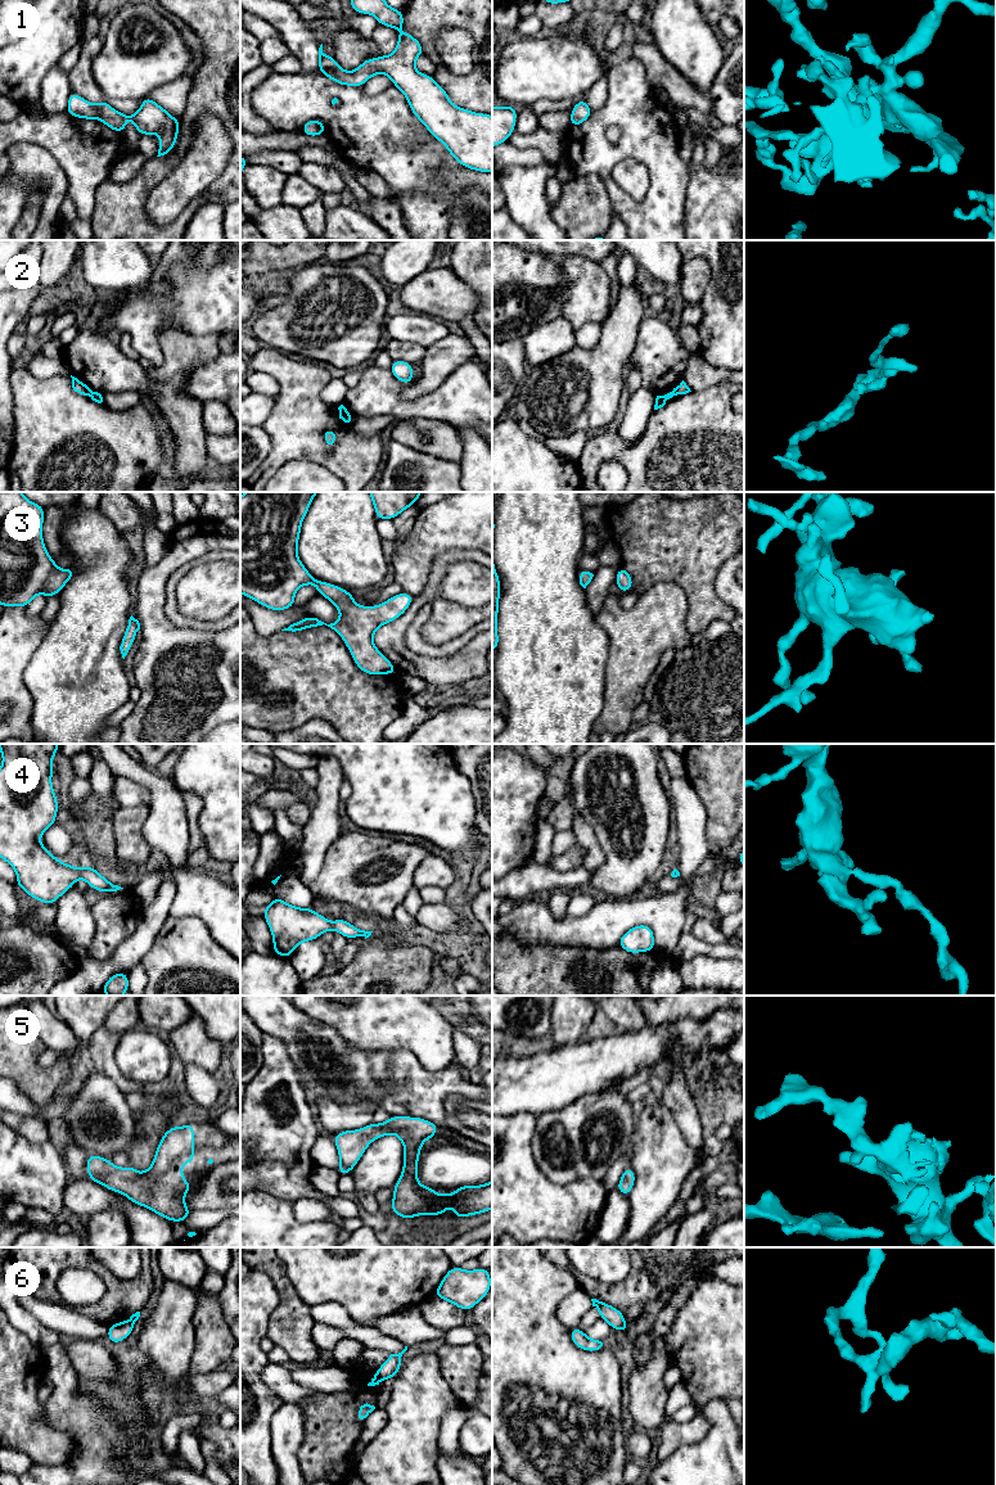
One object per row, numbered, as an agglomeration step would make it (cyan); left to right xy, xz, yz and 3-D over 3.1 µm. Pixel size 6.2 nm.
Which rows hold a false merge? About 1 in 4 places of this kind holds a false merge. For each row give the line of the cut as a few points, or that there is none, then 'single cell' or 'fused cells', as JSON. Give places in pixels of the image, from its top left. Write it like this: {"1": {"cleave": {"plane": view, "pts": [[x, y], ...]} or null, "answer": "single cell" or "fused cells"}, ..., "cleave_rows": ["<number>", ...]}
{"1": {"cleave": null, "answer": "single cell"}, "2": {"cleave": {"plane": "xy", "pts": [[91, 391], [88, 395]]}, "answer": "fused cells"}, "3": {"cleave": null, "answer": "single cell"}, "4": {"cleave": null, "answer": "single cell"}, "5": {"cleave": null, "answer": "single cell"}, "6": {"cleave": {"plane": "xz", "pts": [[375, 1372], [383, 1379]]}, "answer": "fused cells"}, "cleave_rows": ["2", "6"]}

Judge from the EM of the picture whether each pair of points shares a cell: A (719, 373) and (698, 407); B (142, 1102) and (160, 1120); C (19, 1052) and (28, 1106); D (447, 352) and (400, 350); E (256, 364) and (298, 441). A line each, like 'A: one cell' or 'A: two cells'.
A: two cells
B: two cells
C: two cells
D: two cells
E: one cell

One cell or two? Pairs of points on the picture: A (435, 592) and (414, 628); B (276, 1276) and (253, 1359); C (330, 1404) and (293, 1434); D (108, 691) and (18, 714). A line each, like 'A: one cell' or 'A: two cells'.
A: two cells
B: two cells
C: two cells
D: two cells

